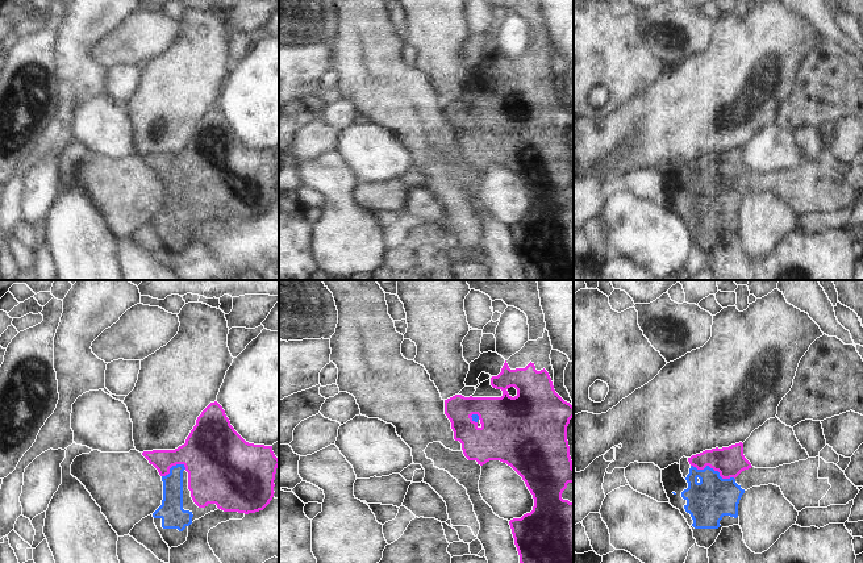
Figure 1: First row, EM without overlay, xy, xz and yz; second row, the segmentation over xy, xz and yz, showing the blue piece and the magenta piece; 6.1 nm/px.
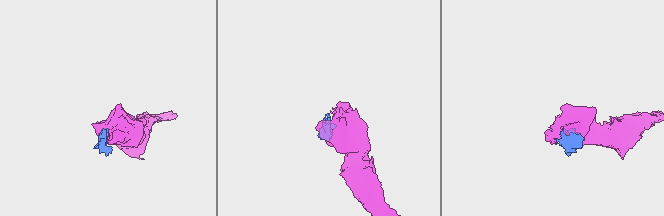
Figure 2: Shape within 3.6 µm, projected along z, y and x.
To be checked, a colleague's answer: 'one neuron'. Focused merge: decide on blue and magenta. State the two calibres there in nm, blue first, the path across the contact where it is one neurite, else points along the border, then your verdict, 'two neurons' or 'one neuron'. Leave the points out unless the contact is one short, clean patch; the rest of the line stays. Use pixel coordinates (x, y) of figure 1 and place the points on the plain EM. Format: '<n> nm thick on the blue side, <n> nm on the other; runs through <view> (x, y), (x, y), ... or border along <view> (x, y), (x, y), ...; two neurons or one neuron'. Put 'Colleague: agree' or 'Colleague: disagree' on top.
Colleague: agree
260 nm thick on the blue side, 180 nm on the other; runs through yz (708, 207), (712, 203), (712, 174), (729, 167); one neuron

